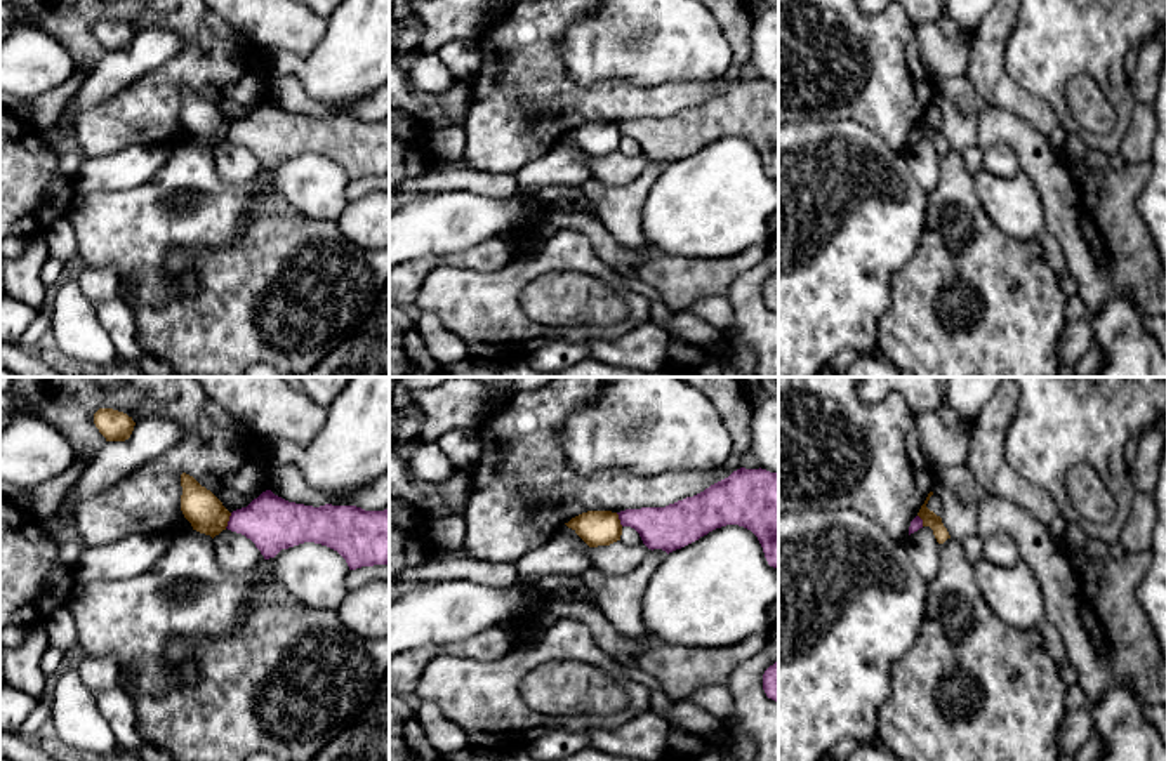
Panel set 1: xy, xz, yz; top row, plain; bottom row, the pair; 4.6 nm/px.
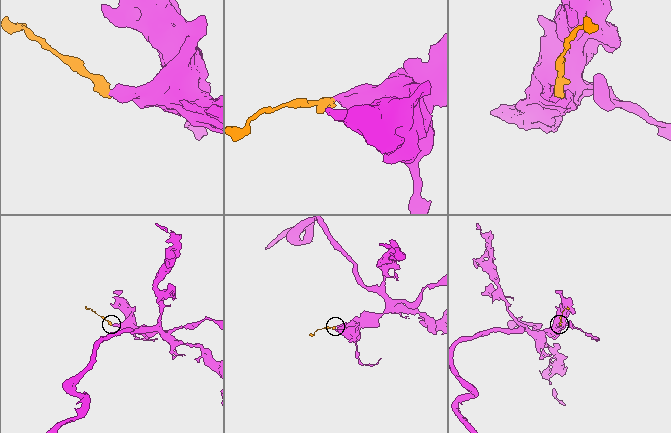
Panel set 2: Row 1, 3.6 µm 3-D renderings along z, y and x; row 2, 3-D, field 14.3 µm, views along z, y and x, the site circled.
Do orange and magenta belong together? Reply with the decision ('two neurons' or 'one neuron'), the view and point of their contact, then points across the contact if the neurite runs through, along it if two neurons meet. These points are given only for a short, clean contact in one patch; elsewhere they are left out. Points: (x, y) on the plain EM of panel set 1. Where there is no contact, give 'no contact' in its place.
two neurons | xy (228, 131) | along xy (231, 124), (225, 138)

